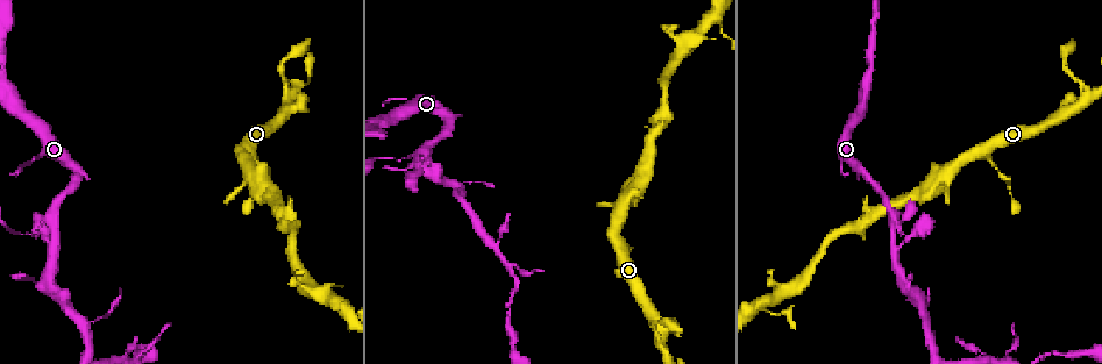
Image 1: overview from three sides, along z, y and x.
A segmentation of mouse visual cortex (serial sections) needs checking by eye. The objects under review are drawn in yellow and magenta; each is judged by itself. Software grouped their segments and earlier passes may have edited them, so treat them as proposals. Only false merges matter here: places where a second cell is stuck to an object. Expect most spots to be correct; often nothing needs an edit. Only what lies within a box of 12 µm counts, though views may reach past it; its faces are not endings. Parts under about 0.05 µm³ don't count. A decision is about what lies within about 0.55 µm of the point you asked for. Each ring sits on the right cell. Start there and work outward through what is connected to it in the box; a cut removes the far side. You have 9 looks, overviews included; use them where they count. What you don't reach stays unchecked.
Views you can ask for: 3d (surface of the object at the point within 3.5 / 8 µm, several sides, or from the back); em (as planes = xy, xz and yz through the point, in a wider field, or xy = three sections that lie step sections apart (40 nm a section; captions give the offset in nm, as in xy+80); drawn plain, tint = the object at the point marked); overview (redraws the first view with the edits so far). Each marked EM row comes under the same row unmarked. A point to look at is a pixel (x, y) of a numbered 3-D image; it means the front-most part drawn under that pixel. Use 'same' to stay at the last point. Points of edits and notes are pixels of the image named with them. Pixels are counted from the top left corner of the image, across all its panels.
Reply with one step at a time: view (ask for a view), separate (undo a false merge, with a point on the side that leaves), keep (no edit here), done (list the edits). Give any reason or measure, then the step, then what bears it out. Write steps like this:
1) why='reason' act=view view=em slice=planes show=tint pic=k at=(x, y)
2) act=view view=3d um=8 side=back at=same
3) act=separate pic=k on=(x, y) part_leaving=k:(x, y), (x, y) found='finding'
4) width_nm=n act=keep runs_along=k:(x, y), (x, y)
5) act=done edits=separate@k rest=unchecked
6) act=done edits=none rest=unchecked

why='three-way junction' act=view view=3d um=3.5 side=back pic=1 at=(54, 214)

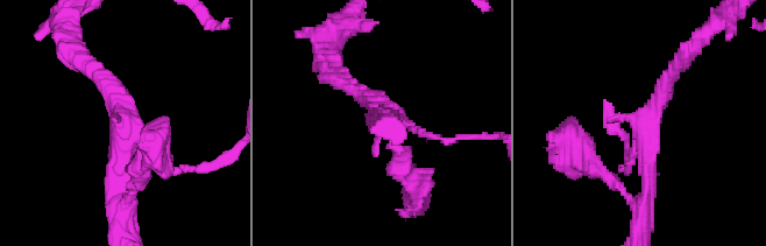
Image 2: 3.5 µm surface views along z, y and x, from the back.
act=view view=em slice=planes show=tint pic=2 at=(643, 123)

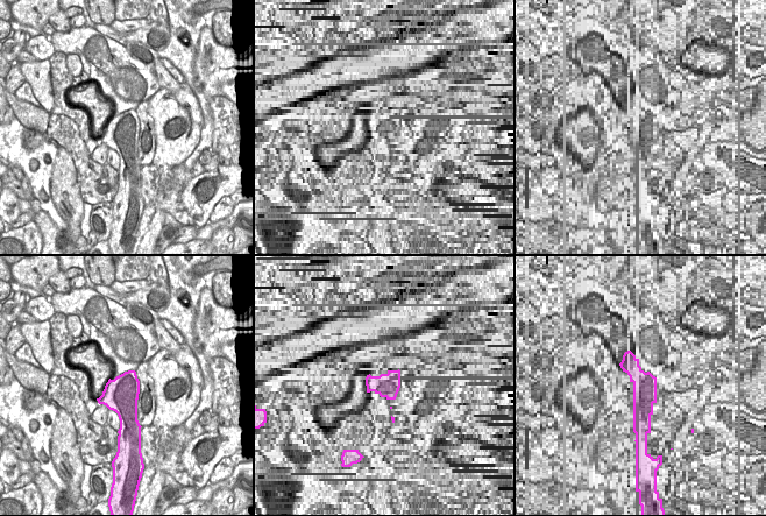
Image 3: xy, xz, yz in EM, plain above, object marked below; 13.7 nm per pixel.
width_nm=480 act=keep runs_along=2:(86, 65), (118, 97), (121, 201) found='one cell here'

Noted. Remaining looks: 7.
why='small branch off a trunk' act=view view=3d um=3.5 pic=1 at=(616, 242)

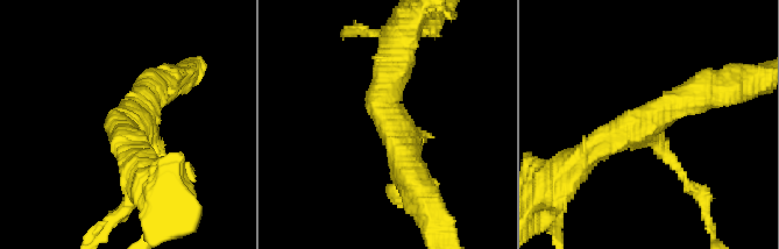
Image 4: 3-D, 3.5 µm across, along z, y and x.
arms=3 arm_widths_nm=150,400,400 act=view view=em slice=planes show=tint pic=4 at=(395, 122)

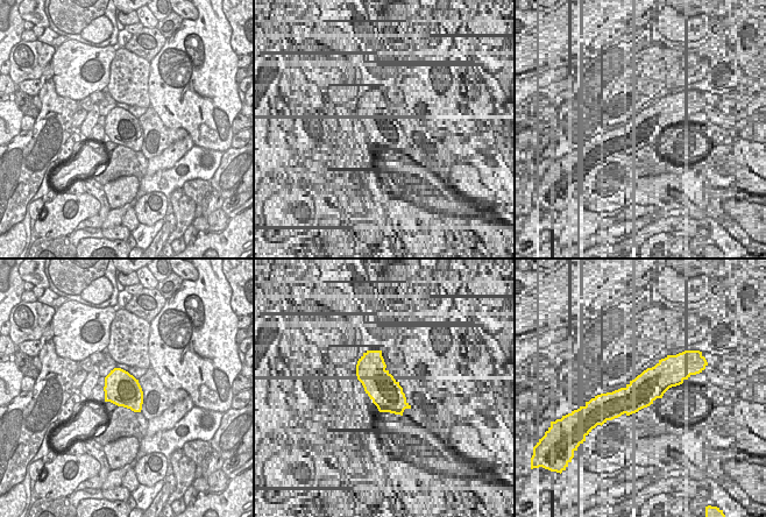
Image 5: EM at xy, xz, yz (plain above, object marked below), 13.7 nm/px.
width_nm=480 act=keep runs_along=4:(709, 86), (589, 151) found='continuous, no second cell'

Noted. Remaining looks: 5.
why='sharp bend' act=view view=3d um=3.5 pic=1 at=(660, 345)

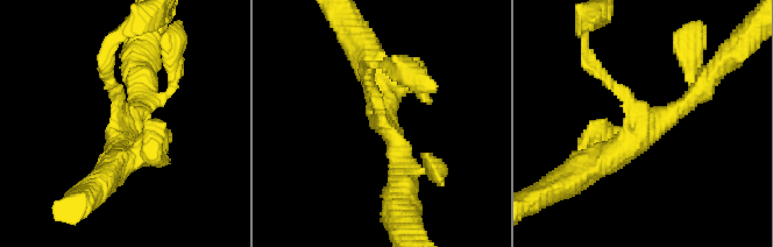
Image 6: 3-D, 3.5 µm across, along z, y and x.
act=view view=em slice=xy step=5 show=tint pic=6 at=(117, 110)

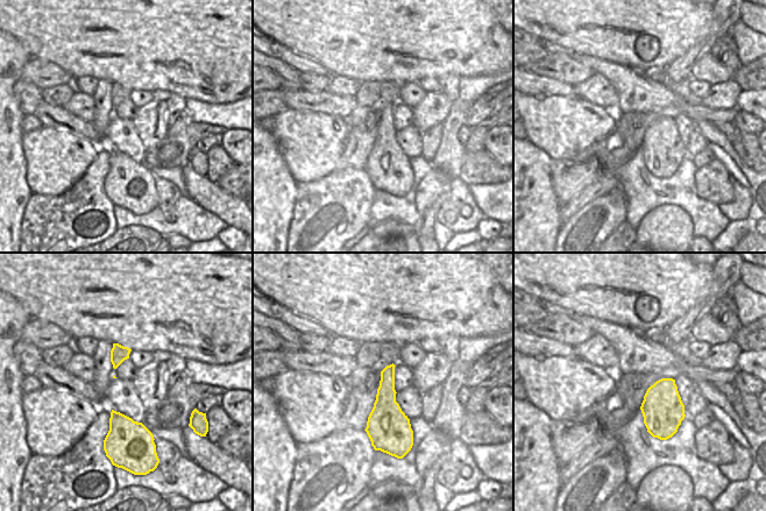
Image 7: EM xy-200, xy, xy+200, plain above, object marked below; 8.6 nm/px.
arm_widths_nm=150,250,400 act=keep runs_along=6:(597, 162), (642, 115), (588, 55) found='all the same cell'

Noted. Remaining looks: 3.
why='sudden change in width' act=view view=3d um=3.5 pic=1 at=(717, 17)

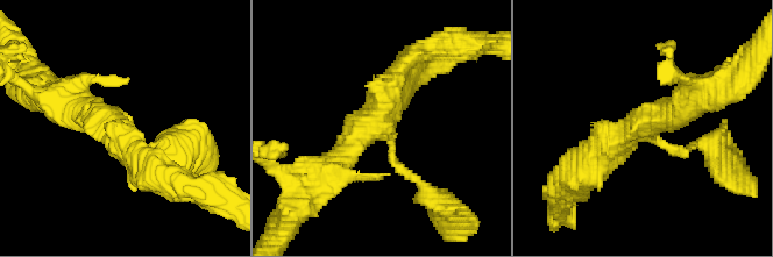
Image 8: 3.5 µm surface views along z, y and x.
act=keep runs_along=8:(318, 172), (376, 127), (404, 77) found='one cell here'

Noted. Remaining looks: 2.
act=done edits=none rest=unchecked

